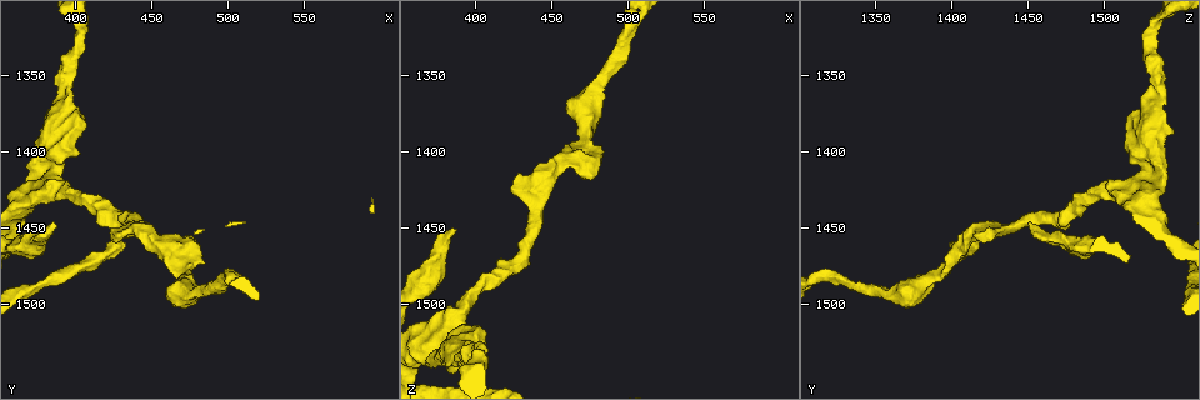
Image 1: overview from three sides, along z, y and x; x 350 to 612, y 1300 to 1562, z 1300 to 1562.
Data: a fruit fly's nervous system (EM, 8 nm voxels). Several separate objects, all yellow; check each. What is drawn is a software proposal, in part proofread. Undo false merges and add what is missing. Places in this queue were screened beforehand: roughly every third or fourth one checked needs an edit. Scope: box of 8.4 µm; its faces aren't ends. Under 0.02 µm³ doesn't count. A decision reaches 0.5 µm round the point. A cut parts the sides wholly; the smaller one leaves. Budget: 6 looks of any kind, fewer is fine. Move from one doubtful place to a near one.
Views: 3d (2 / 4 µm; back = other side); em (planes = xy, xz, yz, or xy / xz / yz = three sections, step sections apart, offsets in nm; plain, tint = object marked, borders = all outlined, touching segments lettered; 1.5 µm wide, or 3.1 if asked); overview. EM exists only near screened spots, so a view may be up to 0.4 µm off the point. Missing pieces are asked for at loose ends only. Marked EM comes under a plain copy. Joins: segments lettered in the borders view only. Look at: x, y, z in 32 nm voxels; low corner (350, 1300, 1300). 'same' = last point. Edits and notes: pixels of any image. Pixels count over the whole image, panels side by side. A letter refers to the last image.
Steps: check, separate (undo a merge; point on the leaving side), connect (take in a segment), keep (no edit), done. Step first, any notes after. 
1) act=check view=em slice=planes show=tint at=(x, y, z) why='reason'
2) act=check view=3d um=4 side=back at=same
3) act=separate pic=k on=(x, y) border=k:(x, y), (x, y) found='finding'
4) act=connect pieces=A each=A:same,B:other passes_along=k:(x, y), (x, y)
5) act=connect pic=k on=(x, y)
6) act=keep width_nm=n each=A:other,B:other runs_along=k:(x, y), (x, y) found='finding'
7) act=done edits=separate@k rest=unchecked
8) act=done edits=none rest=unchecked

act=check view=3d um=2 at=(368, 1424, 1538) why='touches itself'

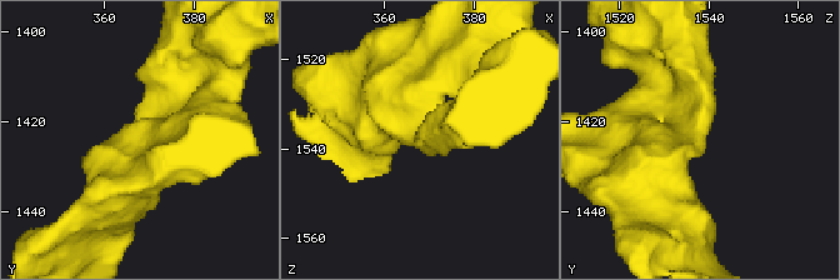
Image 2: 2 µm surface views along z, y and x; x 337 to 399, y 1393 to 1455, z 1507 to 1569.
act=check view=em slice=xz step=4 show=tint at=(369, 1423, 1538) why='shape alone is not enough'

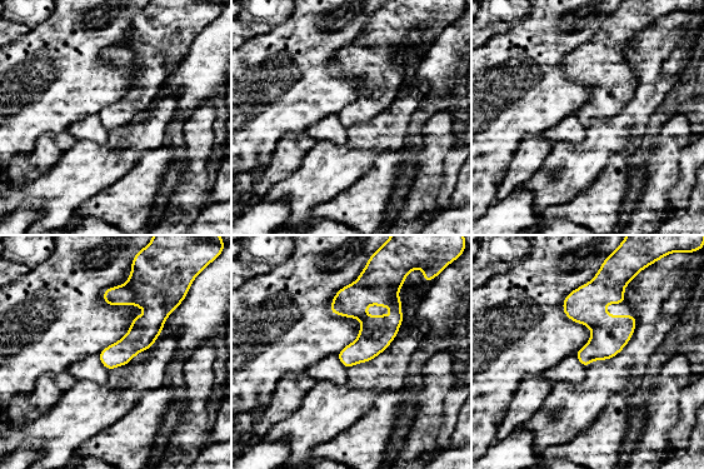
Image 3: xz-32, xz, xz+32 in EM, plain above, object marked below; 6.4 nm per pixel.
act=check view=em slice=planes show=borders at=same

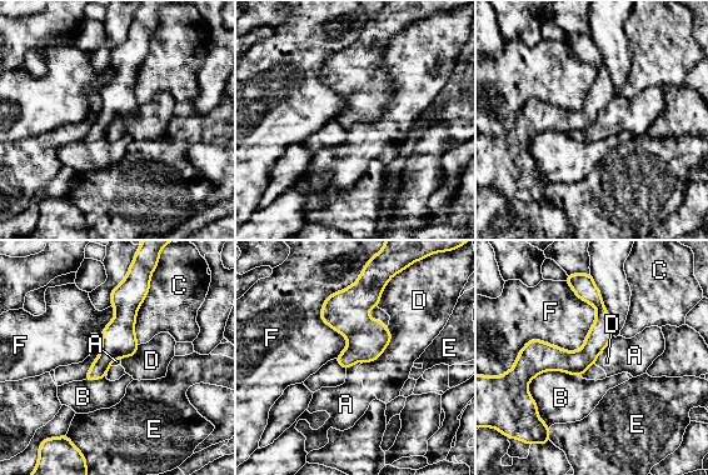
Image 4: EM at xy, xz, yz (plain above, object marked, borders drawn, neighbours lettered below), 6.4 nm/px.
act=keep longest_contact=F:700nm each=A:other,B:other,C:other,D:other,E:other,F:other border=4:(613, 336), (594, 363) found='continuous, no second cell'

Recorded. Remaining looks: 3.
act=check view=3d um=2 at=(406, 1384, 1516) why='thick end'

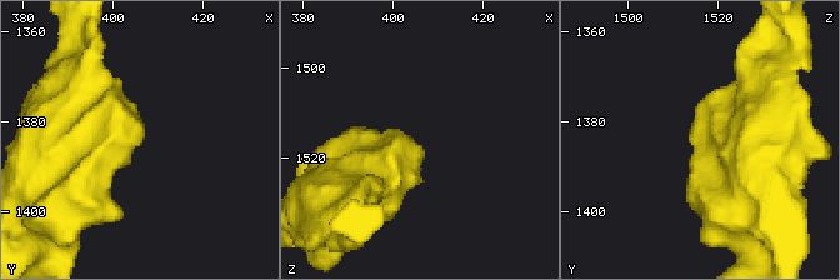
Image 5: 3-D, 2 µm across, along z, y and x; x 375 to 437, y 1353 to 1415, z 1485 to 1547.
act=check view=em slice=xz step=8 show=tint at=(406, 1385, 1519) why='need the tissue'

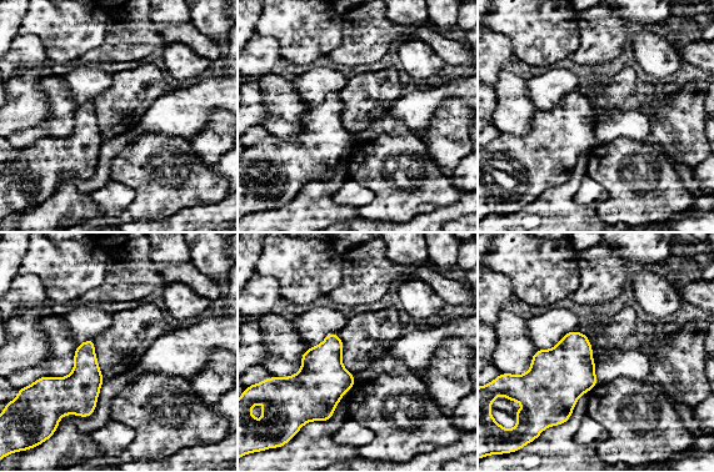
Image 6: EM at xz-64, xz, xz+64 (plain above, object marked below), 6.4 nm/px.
act=check view=em slice=planes show=borders at=same why='another direction'

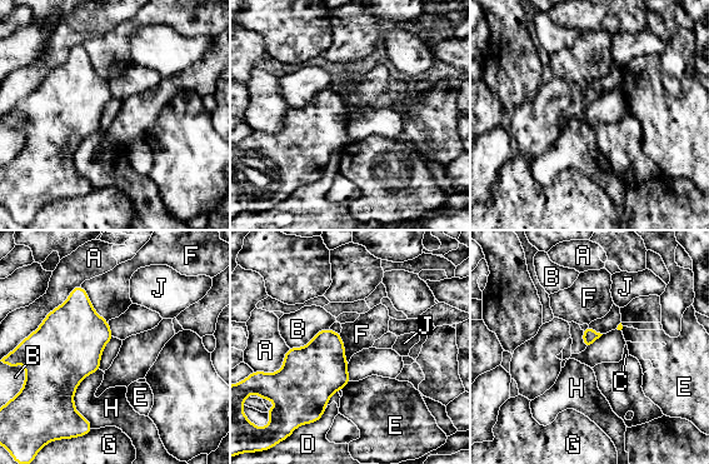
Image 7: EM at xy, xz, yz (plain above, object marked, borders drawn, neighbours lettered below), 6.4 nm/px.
act=keep each=A:other,B:other,C:other,D:other,E:other,F:other,G:other,H:other,J:other border=7:(99, 369), (74, 394), (93, 428) found='none of them fits'

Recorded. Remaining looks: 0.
act=done edits=none rest=unchecked

